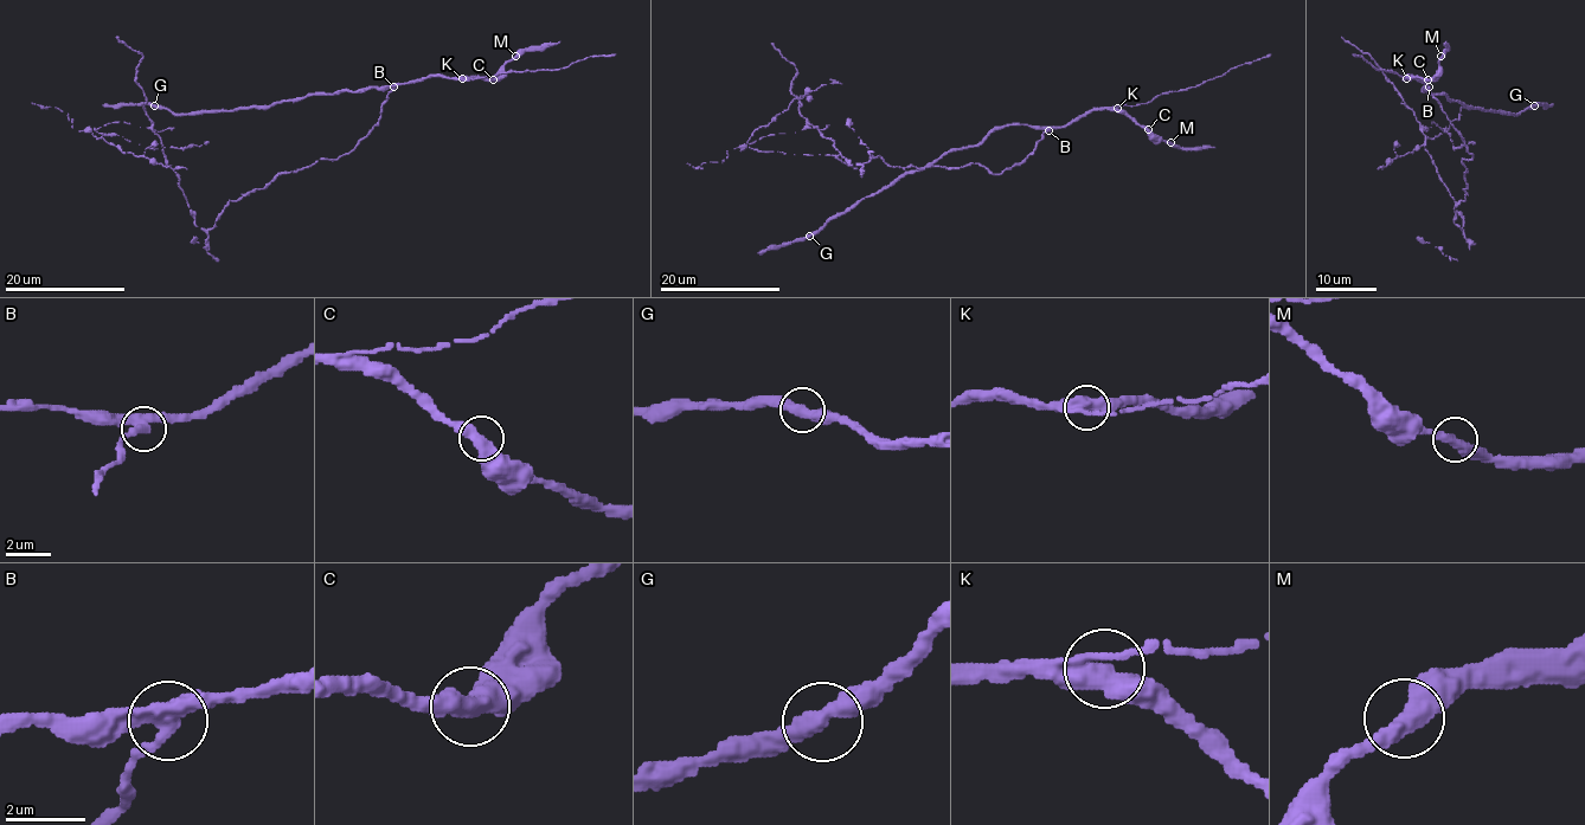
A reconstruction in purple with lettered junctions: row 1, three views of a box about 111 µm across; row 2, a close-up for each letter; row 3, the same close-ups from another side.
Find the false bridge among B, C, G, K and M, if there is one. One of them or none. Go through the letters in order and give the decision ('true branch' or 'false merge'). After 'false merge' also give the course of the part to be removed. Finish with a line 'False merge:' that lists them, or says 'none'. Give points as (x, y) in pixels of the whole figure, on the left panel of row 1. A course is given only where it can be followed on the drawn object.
B: false merge | (393, 88), (351, 150), (278, 173), (210, 229), (156, 134), (95, 129), (154, 149), (204, 141)
C: true branch
G: true branch
K: true branch
M: true branch
False merge: B

